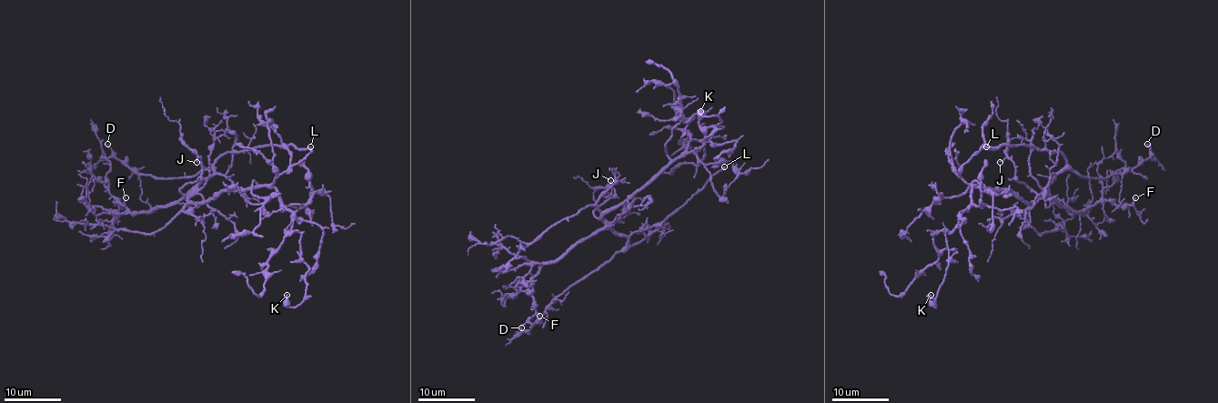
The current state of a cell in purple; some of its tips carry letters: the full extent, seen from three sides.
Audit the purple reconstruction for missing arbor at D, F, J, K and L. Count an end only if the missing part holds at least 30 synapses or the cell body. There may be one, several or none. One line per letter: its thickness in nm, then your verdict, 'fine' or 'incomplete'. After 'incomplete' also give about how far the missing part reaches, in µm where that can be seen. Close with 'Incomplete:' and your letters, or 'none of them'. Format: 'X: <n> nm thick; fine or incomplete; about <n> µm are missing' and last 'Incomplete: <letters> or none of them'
D: 130 nm thick; fine
F: 140 nm thick; fine
J: 130 nm thick; fine
K: 280 nm thick; fine
L: 240 nm thick; incomplete; about 45 µm are missing
Incomplete: L

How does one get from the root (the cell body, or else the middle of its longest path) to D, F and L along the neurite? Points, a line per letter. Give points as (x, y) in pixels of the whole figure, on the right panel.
D: (1010, 191), (1024, 202), (1034, 202), (1055, 176), (1067, 169), (1091, 177), (1128, 172), (1150, 156), (1147, 144)
F: (1010, 191), (1024, 202), (1034, 202), (1047, 195), (1058, 205), (1078, 212), (1097, 201), (1131, 205), (1135, 197)
L: (1010, 191), (1024, 202), (1034, 202), (1065, 165), (1065, 158), (1060, 152), (1039, 151), (1027, 145), (986, 146)

